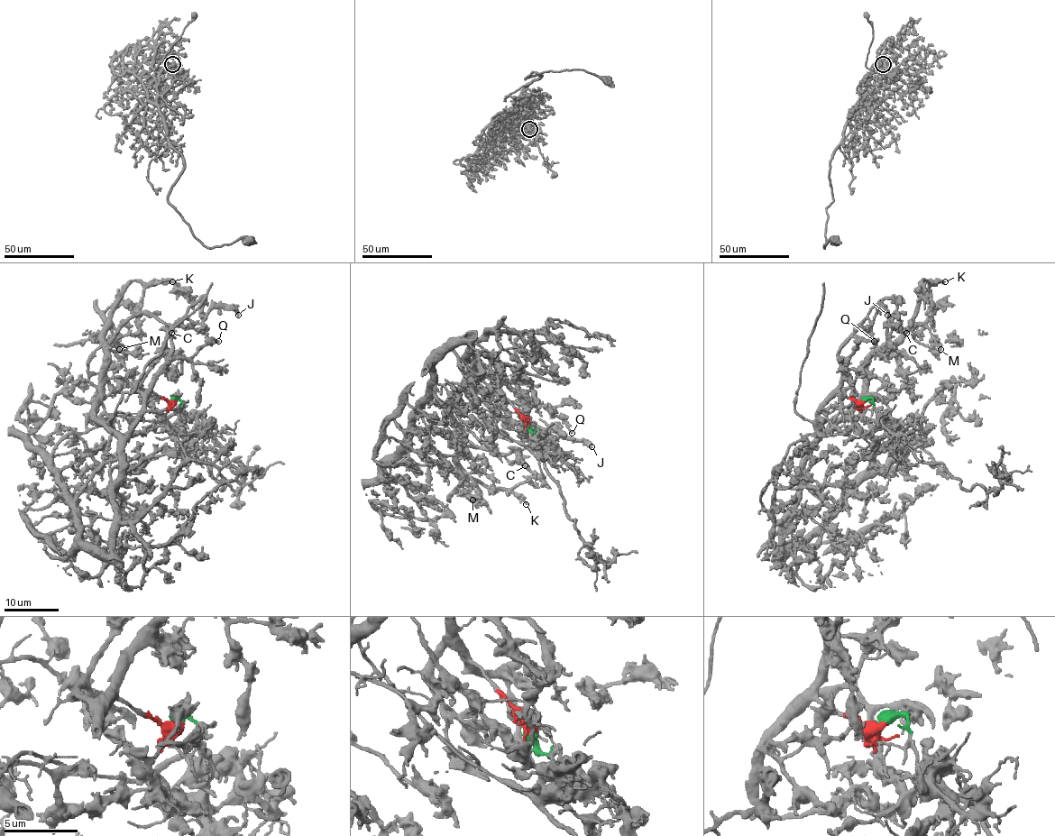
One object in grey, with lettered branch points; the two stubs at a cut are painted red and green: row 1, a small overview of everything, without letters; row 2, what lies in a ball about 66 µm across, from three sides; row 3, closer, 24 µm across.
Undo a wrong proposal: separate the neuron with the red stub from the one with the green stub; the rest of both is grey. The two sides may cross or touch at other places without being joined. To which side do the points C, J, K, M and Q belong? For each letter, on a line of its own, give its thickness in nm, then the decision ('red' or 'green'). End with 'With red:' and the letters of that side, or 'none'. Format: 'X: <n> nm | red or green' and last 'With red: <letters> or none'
C: 200 nm | red
J: 320 nm | red
K: 200 nm | red
M: 240 nm | red
Q: 190 nm | red
With red: C, J, K, M, Q

